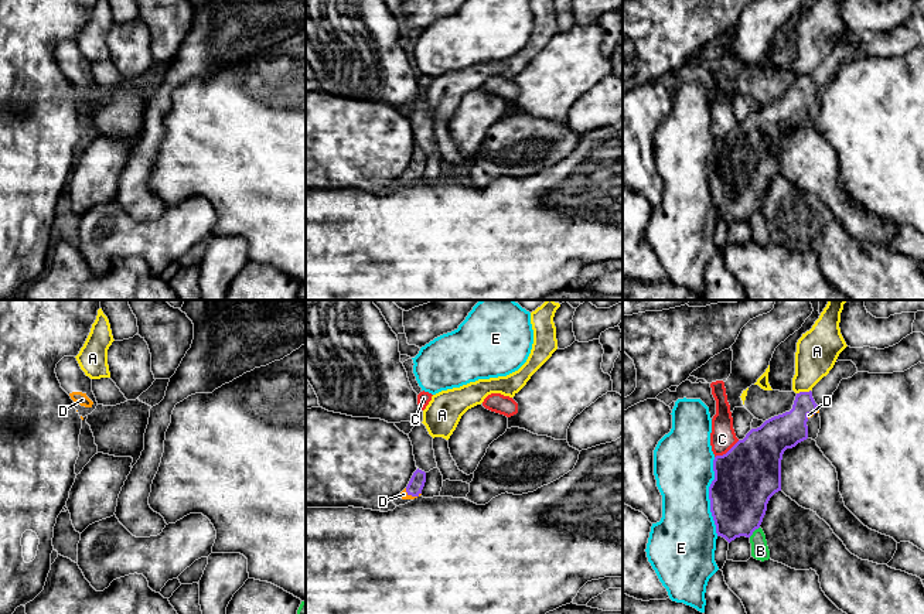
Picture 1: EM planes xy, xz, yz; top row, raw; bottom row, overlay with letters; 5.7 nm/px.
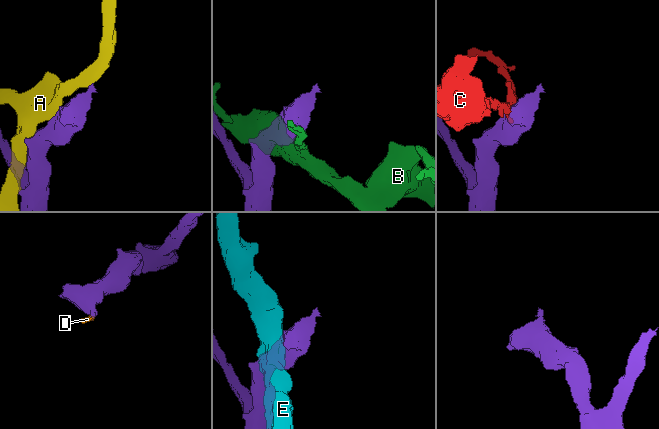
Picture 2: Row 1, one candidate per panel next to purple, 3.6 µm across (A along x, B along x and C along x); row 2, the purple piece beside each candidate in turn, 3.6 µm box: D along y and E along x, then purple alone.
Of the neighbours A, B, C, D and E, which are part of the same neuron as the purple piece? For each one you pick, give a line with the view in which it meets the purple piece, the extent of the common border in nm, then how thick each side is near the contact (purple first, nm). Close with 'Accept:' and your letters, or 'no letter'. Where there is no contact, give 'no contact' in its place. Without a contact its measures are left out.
D: meets purple in xz; contact 100 nm long; 90 nm thick on the purple side, 50 nm on the other
Accept: D

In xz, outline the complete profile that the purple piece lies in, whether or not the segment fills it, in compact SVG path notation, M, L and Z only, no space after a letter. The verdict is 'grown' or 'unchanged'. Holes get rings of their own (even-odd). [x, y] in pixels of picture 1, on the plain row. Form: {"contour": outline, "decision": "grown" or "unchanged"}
{"contour": "M417 151L413 156L408 170L399 178L396 178L392 183L392 185L396 190L399 190L399 188L405 188L405 187L413 184L415 181L420 180L425 166L426 166L426 156Z", "decision": "grown"}

